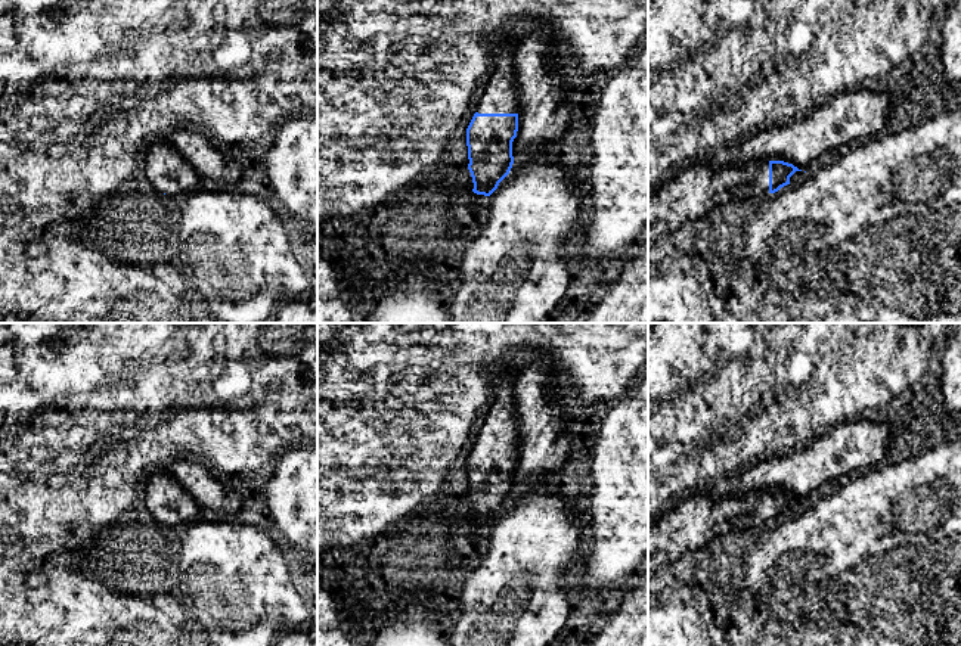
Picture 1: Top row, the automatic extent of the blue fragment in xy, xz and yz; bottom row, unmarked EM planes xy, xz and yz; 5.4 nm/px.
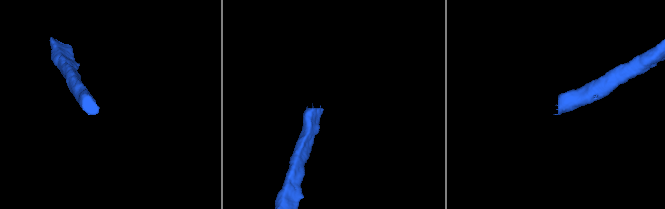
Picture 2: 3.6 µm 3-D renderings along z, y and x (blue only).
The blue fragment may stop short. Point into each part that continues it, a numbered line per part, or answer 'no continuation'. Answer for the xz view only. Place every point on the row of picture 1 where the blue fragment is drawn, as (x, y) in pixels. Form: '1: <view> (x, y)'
1: xz (501, 95)

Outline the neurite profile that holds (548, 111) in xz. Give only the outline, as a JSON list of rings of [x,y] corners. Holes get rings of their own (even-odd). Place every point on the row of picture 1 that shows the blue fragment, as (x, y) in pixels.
[[[537,28],[526,34],[514,53],[515,81],[518,88],[518,131],[512,142],[514,161],[533,152],[558,152],[567,149],[577,121],[579,102],[562,86],[561,68],[567,65],[564,46],[551,28]]]

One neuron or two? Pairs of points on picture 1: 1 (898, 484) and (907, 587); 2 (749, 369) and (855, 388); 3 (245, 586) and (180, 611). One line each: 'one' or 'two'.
1: two
2: one
3: two

